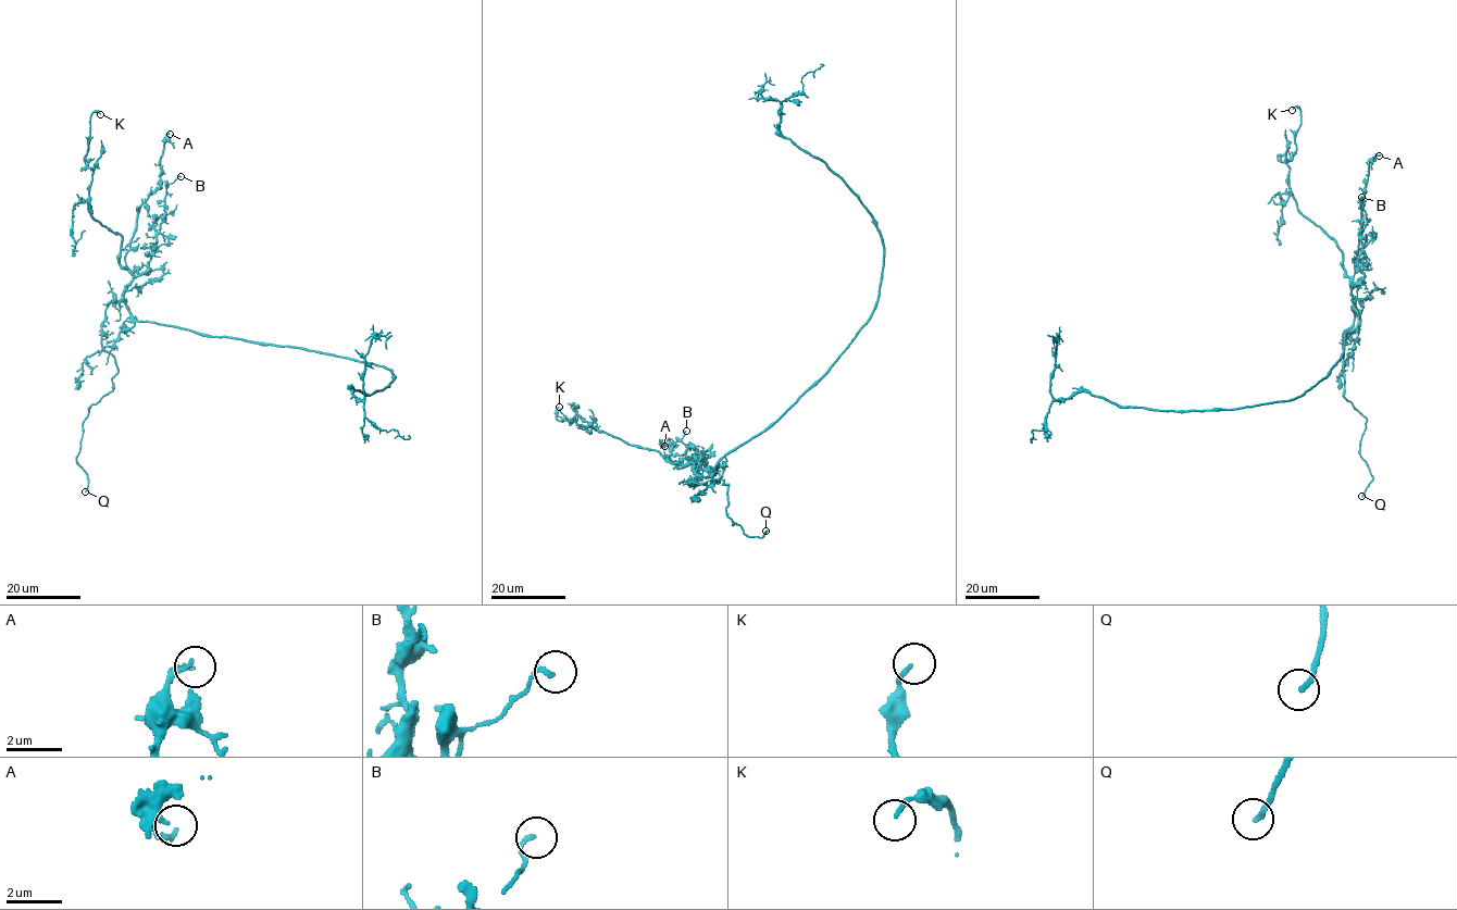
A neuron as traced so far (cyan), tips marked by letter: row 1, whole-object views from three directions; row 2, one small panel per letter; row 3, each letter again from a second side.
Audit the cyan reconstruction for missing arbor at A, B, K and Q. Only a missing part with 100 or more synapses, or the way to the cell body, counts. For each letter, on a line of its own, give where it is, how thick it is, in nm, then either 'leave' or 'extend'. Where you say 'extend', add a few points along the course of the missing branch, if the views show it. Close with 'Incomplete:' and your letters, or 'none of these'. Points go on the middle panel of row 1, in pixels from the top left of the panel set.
A: at (664, 446); 170 nm thick; leave
B: at (686, 431); 140 nm thick; leave
K: at (559, 407); 150 nm thick; leave
Q: at (766, 531); 180 nm thick; extend; missing branch runs (766, 531), (760, 533), (804, 561)
Incomplete: Q

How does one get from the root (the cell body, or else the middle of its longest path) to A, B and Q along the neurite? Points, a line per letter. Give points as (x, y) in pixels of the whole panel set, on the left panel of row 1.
A: (277, 346), (139, 321), (127, 310), (124, 288), (133, 273), (125, 253), (137, 208), (159, 185), (170, 134)
B: (277, 346), (204, 336), (139, 321), (127, 310), (124, 288), (146, 271), (165, 211), (166, 188), (181, 176)
Q: (277, 346), (139, 321), (122, 301), (110, 303), (101, 346), (117, 374), (83, 424), (85, 491)

